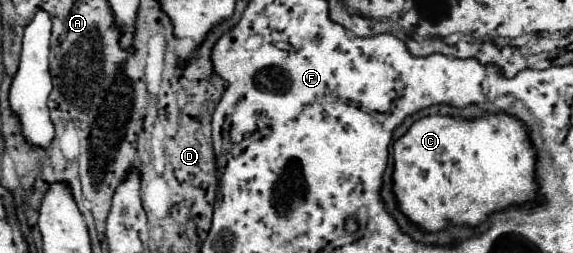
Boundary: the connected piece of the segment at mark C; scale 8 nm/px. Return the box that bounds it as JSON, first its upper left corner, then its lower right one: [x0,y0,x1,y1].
[393,112,537,232]

